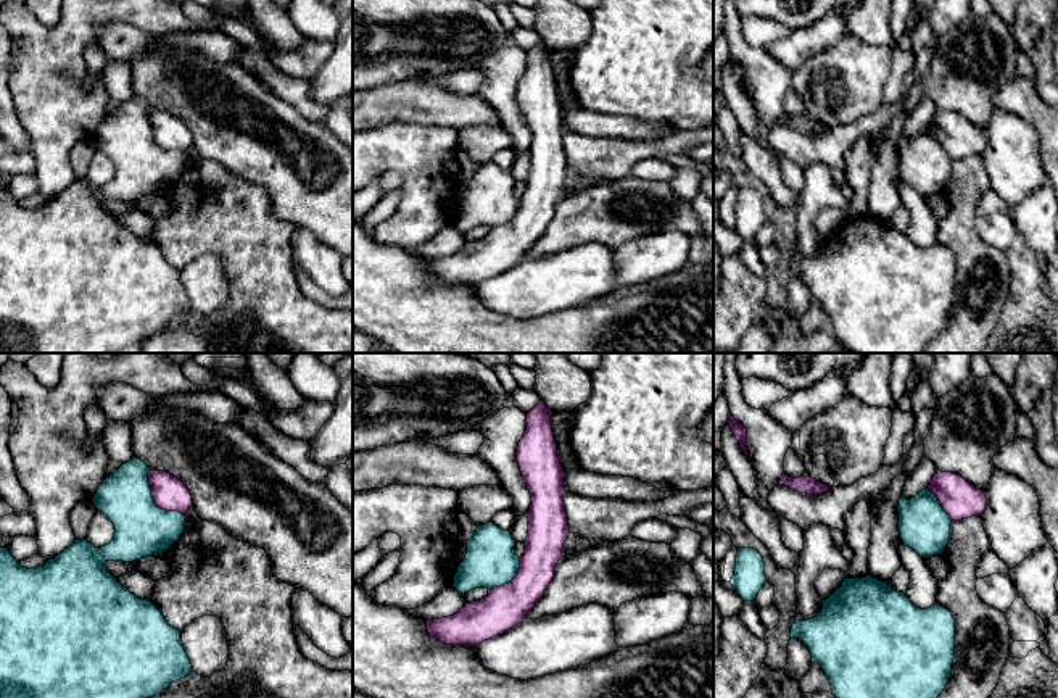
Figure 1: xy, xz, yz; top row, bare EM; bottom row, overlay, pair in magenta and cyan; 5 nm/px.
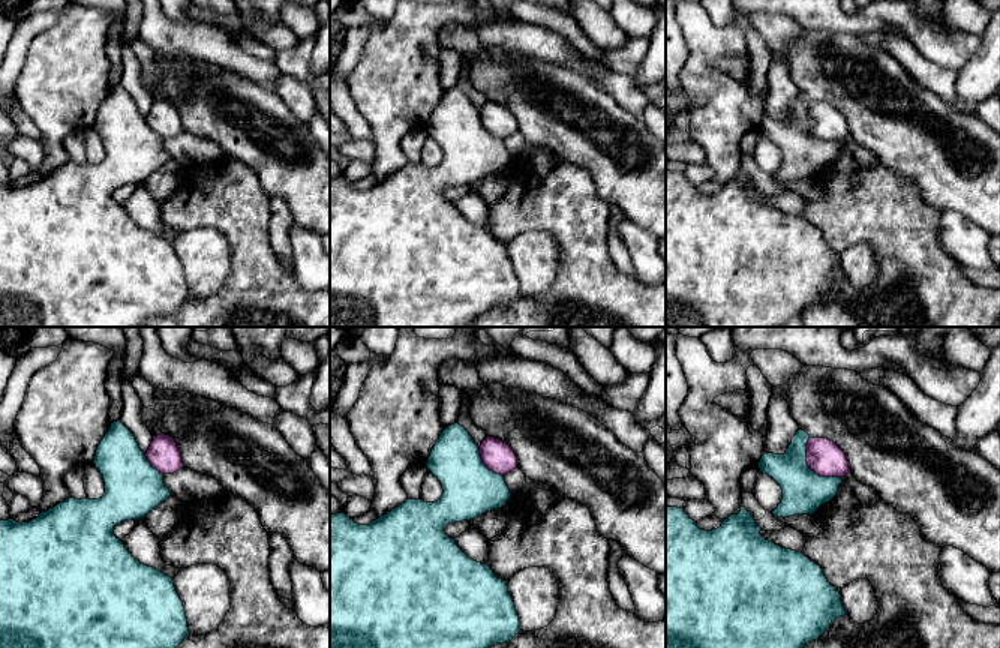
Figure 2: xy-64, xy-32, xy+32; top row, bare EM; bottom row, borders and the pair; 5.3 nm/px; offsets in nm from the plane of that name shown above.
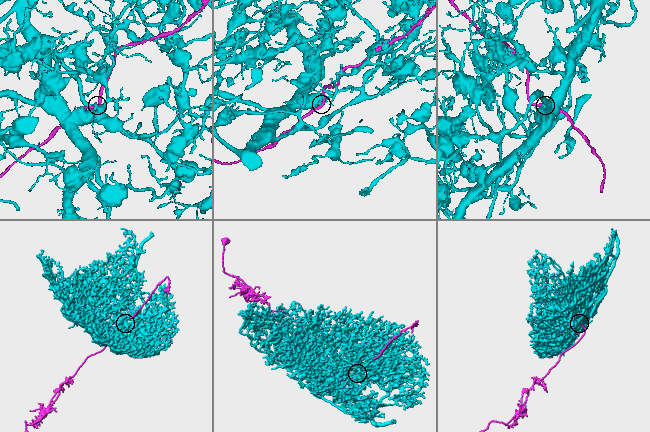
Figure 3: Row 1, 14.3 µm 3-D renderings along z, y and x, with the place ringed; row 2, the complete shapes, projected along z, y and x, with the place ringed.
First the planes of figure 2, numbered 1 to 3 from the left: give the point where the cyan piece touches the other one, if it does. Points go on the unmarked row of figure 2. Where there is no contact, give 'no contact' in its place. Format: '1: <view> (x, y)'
1: xy-64 (152, 129)
2: xy-32 (486, 129)
3: xy+32 (811, 132)

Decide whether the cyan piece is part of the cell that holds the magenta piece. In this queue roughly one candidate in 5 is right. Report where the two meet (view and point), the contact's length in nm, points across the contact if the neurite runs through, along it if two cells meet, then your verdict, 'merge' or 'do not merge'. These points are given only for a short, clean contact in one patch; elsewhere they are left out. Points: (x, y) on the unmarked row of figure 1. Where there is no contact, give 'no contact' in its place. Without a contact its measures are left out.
meets magenta in xy at (155, 141); contact 280 nm long; border along xy (148, 110), (153, 141), (161, 147), (177, 149), (182, 153); do not merge

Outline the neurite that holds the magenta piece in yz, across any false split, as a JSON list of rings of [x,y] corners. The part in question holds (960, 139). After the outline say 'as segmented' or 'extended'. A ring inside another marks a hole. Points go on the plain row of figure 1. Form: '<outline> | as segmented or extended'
[[[936,110],[928,127],[940,140],[940,145],[952,160],[981,155],[987,145],[984,129],[977,129],[974,124],[953,111]]] | as segmented

